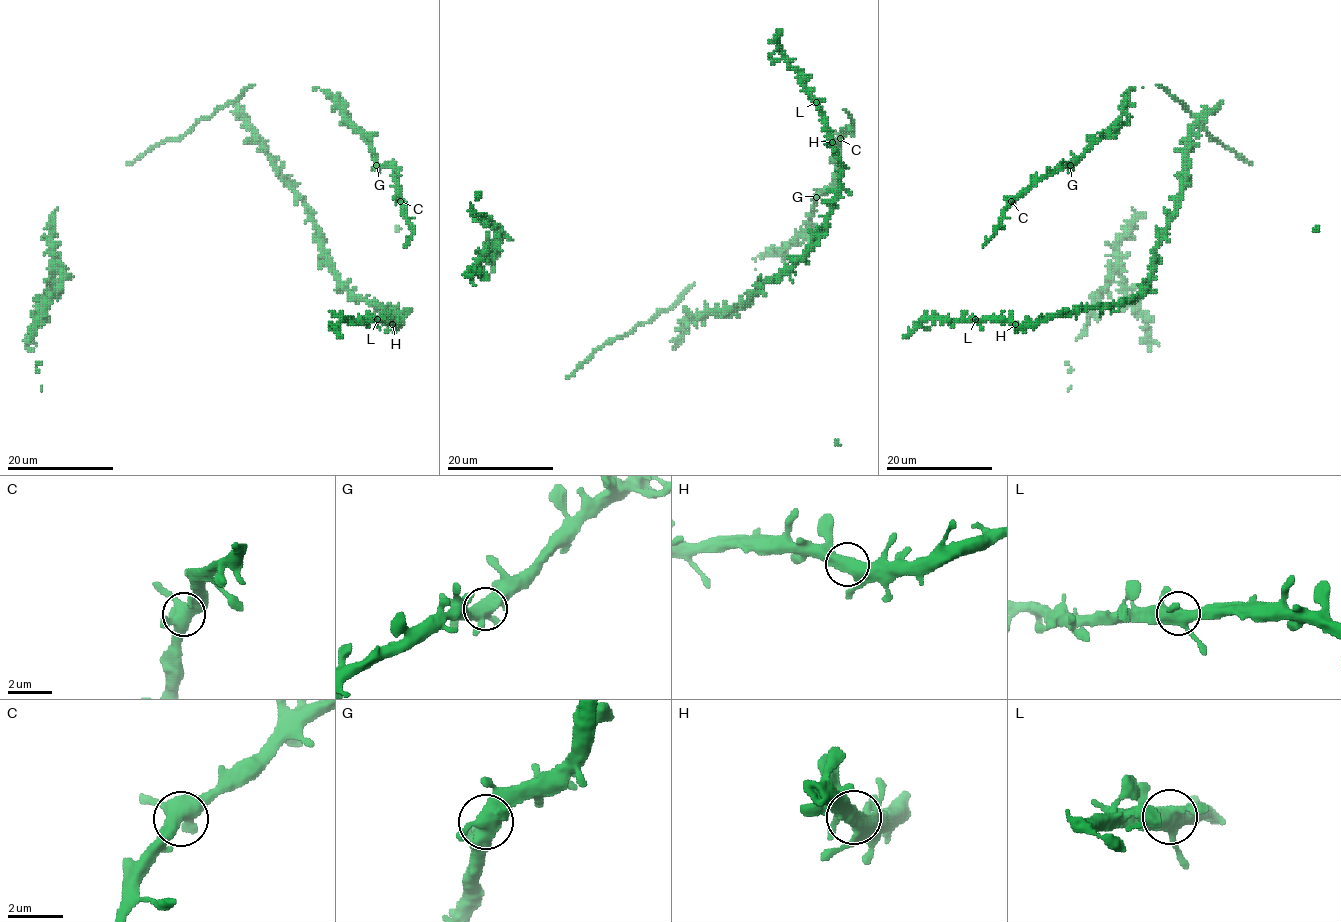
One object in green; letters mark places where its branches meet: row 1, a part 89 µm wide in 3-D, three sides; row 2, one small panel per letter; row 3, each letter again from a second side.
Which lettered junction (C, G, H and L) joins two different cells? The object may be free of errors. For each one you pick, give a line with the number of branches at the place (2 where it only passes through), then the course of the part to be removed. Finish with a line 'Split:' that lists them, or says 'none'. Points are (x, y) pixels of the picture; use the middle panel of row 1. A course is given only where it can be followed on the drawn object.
Split: none

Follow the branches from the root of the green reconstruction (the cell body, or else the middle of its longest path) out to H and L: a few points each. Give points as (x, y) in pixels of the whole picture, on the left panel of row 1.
H: (243, 120), (272, 168), (306, 208), (334, 276), (356, 297), (387, 306), (400, 318), (392, 324)
L: (243, 120), (272, 168), (306, 208), (334, 276), (356, 297), (387, 306), (400, 318), (396, 324), (376, 320)

